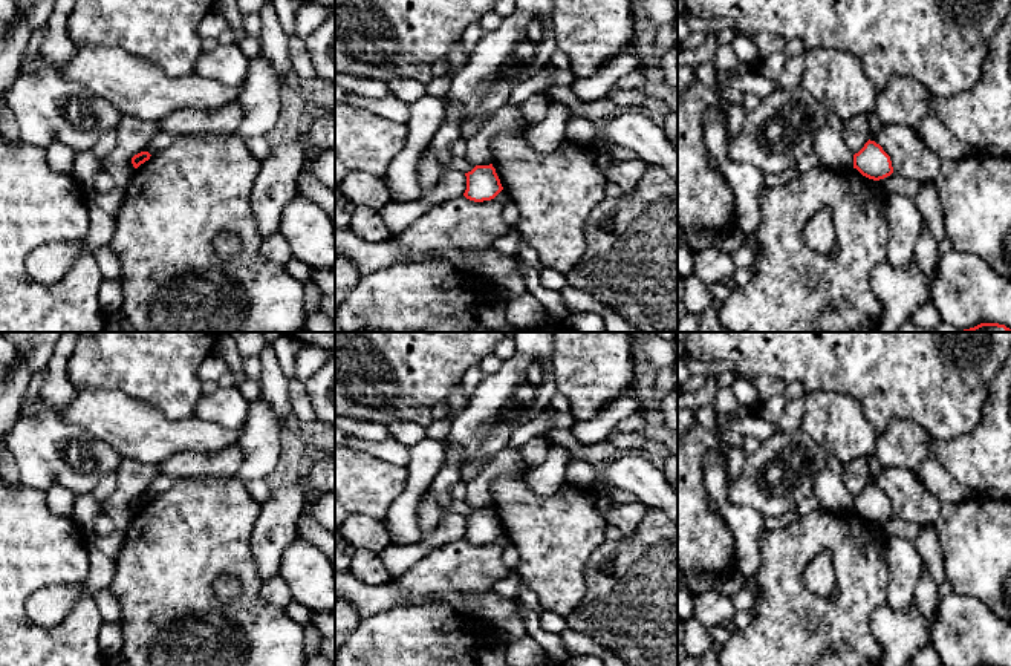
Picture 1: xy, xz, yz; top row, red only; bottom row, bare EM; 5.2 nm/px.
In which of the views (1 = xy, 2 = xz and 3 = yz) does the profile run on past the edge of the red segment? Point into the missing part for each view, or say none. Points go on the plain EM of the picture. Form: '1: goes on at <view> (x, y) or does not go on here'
1: does not go on here
2: does not go on here
3: does not go on here

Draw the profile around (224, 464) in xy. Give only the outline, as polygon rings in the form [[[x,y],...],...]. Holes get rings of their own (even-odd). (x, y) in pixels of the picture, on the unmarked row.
[[[232,444],[216,453],[177,452],[158,465],[161,475],[176,479],[200,476],[231,479],[242,465],[242,459],[240,446]]]

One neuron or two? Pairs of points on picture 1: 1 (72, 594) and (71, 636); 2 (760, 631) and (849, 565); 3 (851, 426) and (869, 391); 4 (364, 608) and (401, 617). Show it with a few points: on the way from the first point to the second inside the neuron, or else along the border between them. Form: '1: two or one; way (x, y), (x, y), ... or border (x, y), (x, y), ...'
1: two; border (92, 597), (83, 596), (57, 623), (42, 626)
2: one; way (789, 631), (814, 626), (846, 594)
3: two; border (828, 391), (851, 395), (877, 434)
4: two; border (413, 603), (390, 607), (360, 620)

